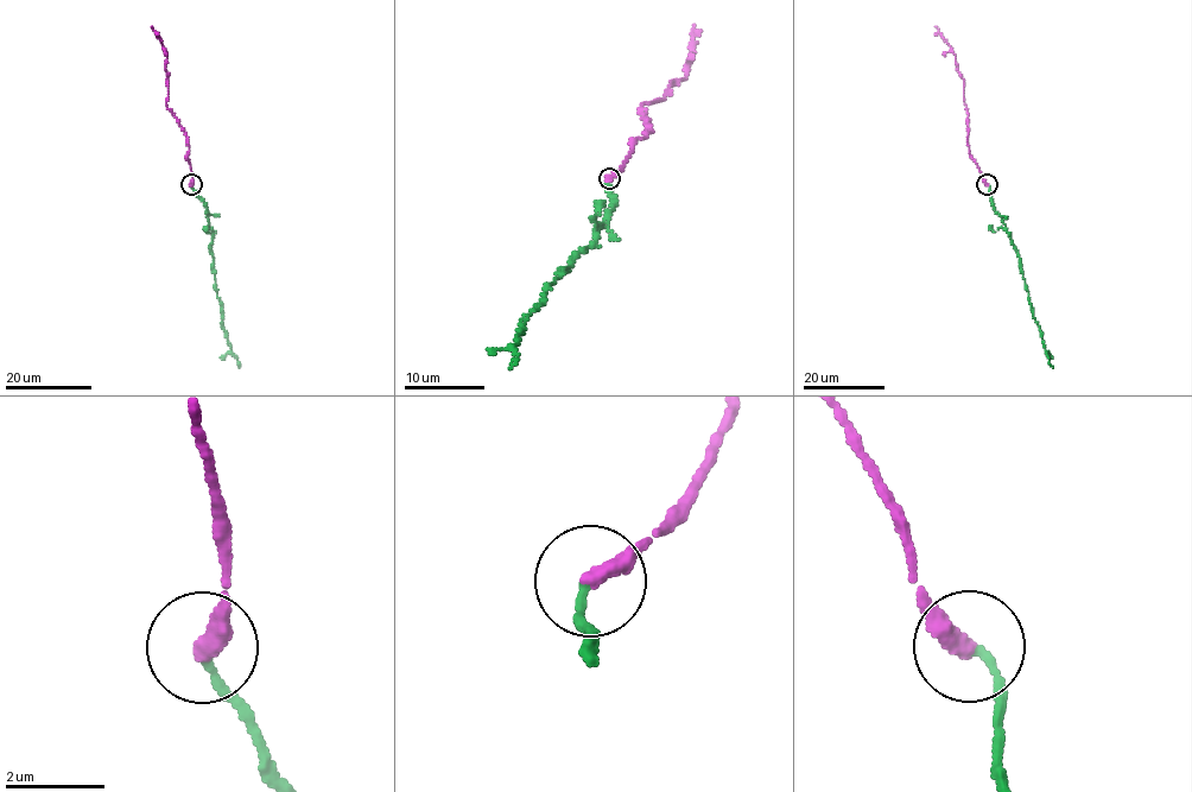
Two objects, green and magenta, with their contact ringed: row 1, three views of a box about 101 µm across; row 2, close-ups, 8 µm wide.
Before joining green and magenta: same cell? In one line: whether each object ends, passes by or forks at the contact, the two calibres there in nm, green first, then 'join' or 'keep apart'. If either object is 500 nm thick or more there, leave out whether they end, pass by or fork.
green ends; magenta ends; calibres 160 and 400 nm; join

